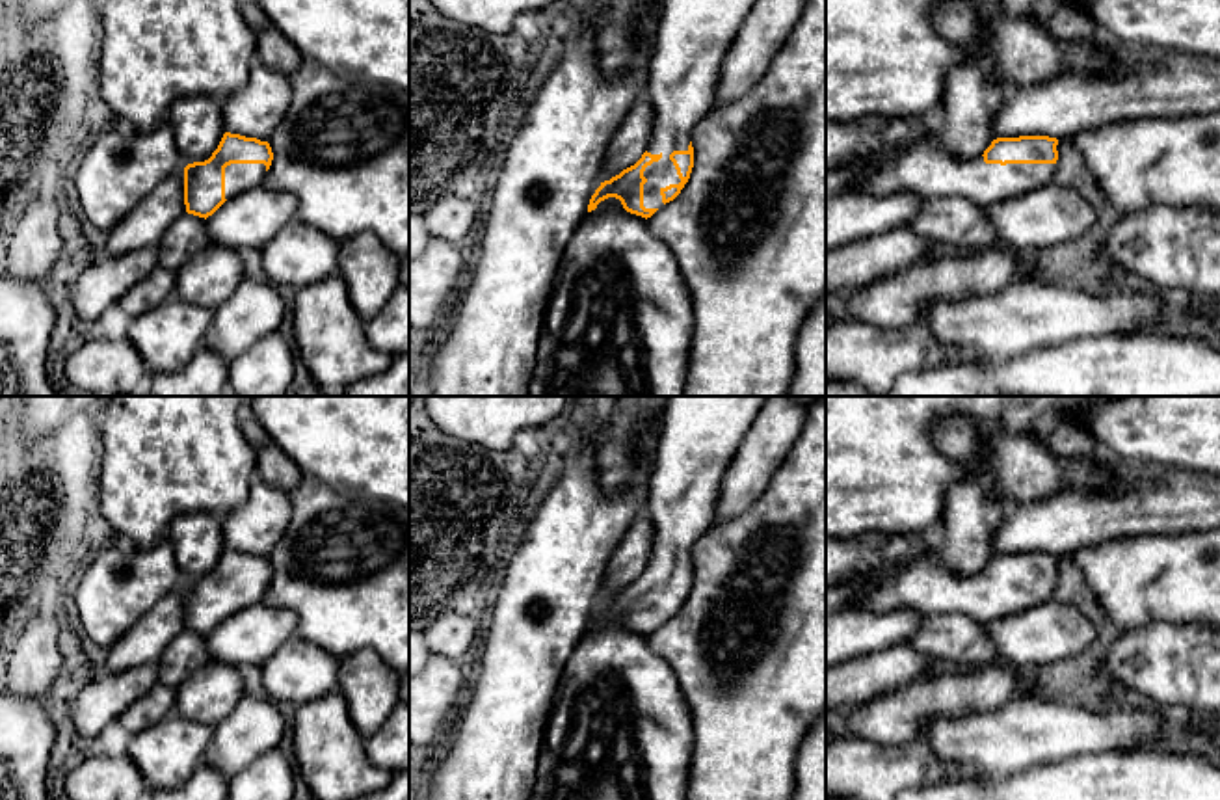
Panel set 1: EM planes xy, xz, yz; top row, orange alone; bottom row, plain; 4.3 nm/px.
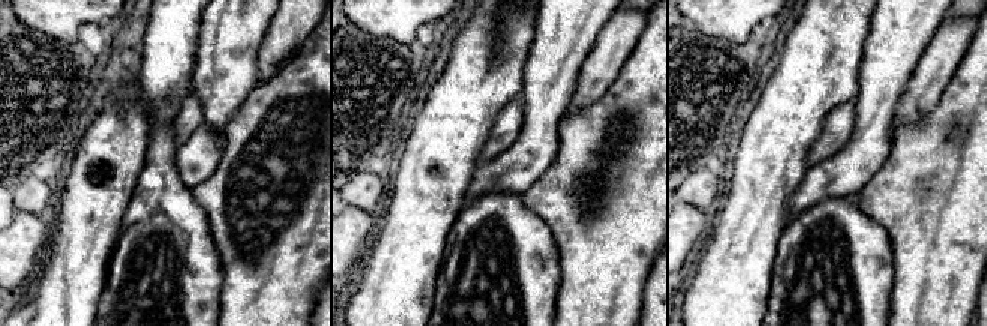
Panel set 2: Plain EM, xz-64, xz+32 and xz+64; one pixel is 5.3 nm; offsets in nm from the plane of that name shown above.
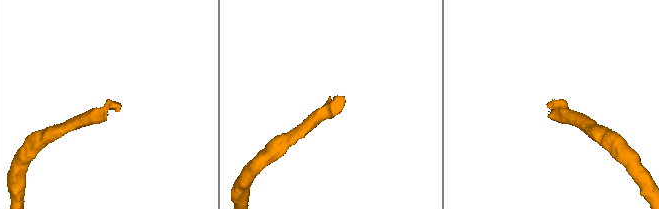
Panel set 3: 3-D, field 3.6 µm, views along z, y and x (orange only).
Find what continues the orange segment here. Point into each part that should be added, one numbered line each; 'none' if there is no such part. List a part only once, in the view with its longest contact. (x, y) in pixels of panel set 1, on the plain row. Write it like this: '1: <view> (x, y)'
1: xz (698, 436)

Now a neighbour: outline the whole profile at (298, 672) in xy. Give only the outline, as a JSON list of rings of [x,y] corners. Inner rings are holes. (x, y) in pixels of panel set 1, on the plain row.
[[[298,634],[260,664],[260,670],[273,703],[303,705],[338,687],[338,659]]]

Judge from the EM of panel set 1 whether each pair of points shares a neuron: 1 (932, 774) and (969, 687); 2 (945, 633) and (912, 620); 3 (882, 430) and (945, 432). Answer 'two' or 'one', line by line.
1: two
2: two
3: two

